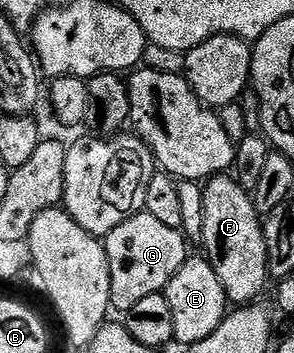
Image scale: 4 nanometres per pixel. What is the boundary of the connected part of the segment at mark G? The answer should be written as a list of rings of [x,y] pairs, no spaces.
[[[142,211],[130,217],[122,226],[114,226],[110,234],[103,237],[106,258],[110,266],[110,298],[112,299],[112,308],[120,311],[120,314],[126,314],[142,302],[142,298],[150,298],[150,294],[161,294],[167,288],[170,278],[178,274],[178,270],[188,261],[190,255],[189,241],[186,239],[183,231],[178,228],[165,226],[159,218],[154,218],[154,214]]]

